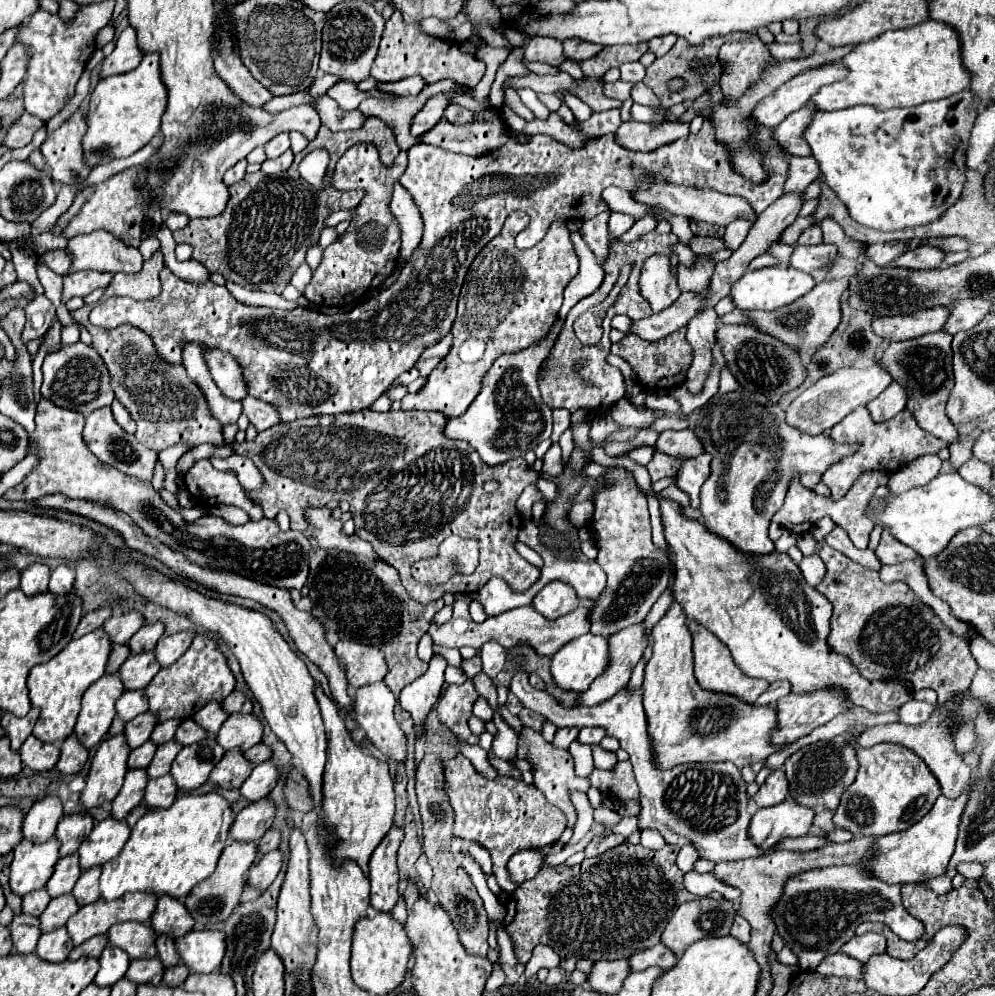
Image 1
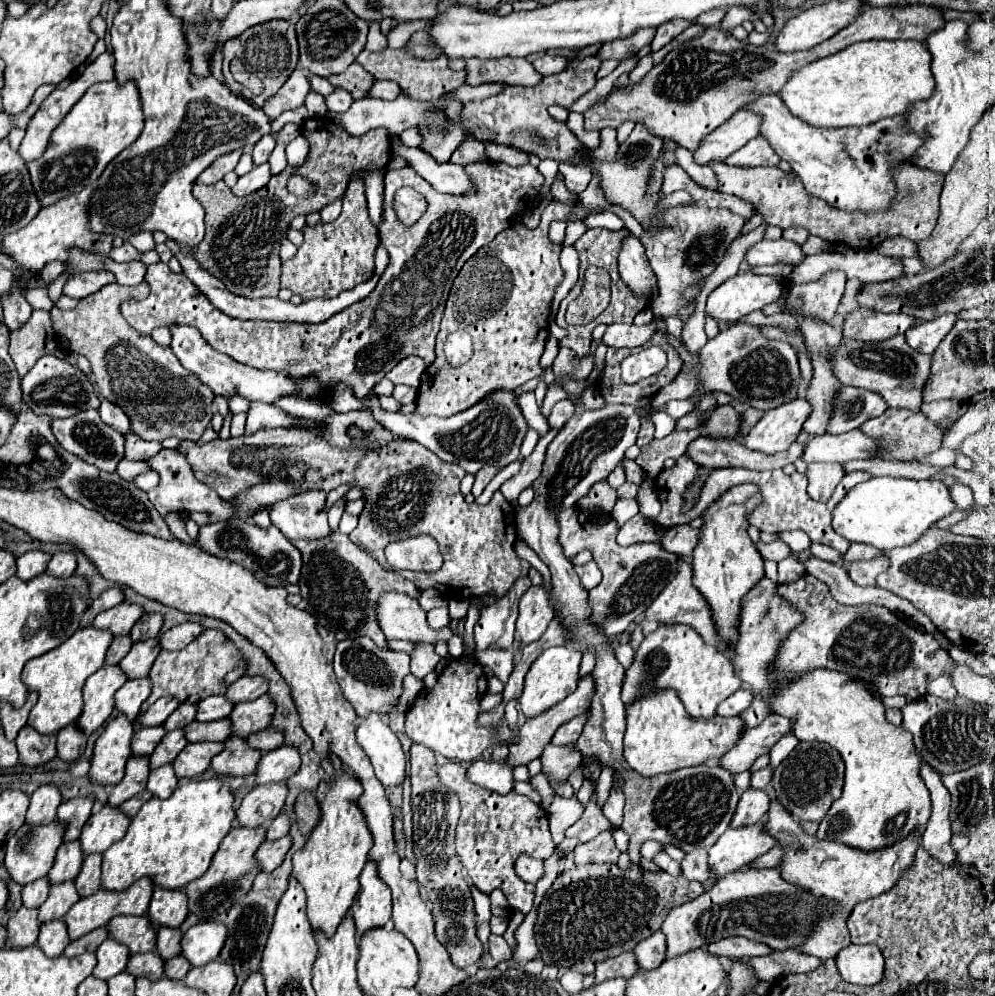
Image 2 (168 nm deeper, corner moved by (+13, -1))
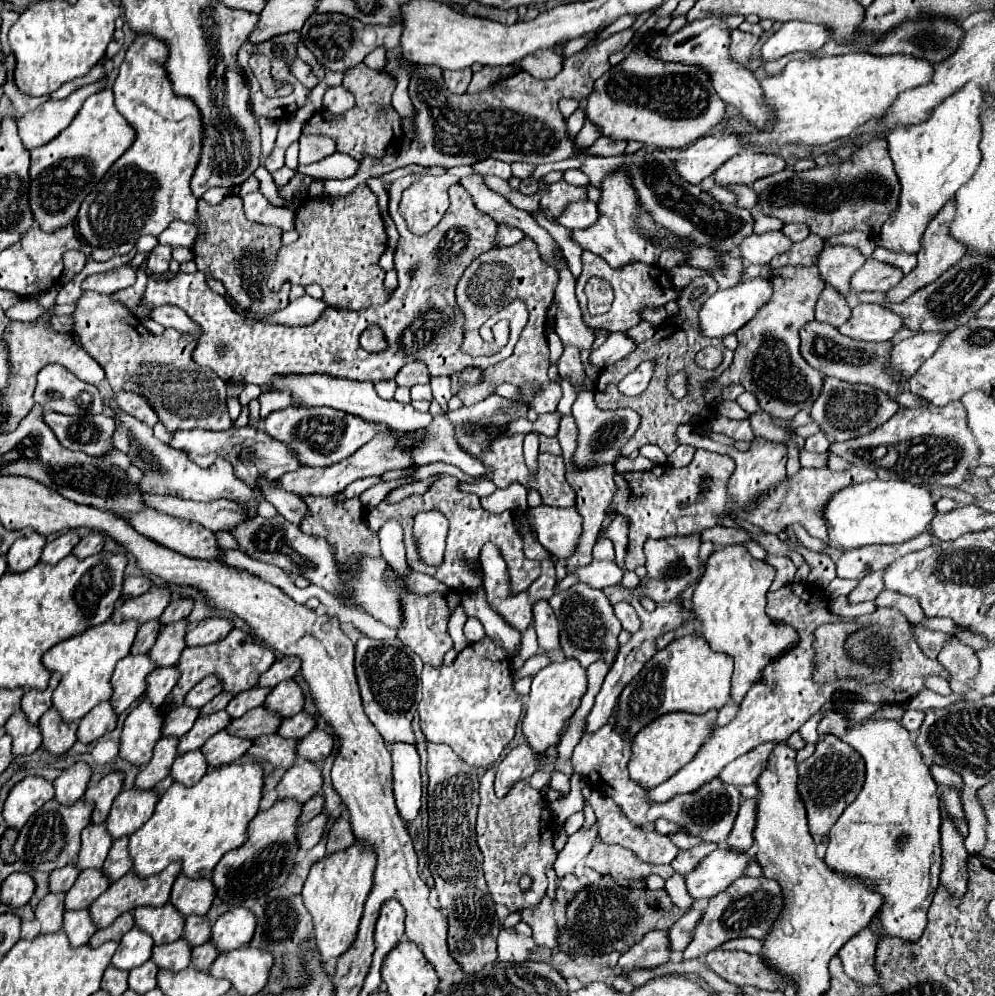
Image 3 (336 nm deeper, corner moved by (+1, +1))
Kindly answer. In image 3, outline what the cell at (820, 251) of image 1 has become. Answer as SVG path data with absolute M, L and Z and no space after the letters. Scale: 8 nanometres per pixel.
M771 231L763 235L749 235L741 241L741 257L753 265L769 265L777 255L793 247L791 239L781 231Z

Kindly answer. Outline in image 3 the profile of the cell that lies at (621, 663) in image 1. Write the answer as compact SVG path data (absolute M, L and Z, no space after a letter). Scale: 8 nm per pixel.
M527 741L519 743L515 749L509 751L509 755L495 767L497 777L495 777L495 793L507 795L507 791L511 789L513 783L529 779L531 773L545 769L547 765L555 763L557 759L557 745L553 745L551 749L543 751L543 753L535 753L535 749L531 749L531 745L527 745Z

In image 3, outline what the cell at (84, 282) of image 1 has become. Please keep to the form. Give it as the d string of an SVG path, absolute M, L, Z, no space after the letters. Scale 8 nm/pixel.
M123 265L113 271L107 271L107 273L89 275L81 287L83 287L83 291L115 293L115 291L121 291L121 289L133 285L133 283L135 283L135 269L129 265Z

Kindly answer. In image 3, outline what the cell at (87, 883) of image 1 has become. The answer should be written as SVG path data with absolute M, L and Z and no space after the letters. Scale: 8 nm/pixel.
M127 837L115 841L109 849L109 855L103 863L103 873L111 883L115 883L119 877L123 877L131 869L131 861L127 861Z

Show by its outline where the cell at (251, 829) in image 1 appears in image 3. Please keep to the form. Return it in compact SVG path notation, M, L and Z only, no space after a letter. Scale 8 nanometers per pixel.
M297 761L293 767L285 771L275 791L279 795L279 801L295 799L297 803L303 805L305 801L309 801L313 795L321 791L321 783L323 783L321 769L315 763Z

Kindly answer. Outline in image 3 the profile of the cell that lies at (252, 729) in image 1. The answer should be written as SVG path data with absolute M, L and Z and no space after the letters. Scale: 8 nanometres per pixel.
M283 681L277 685L263 703L265 709L277 713L279 717L291 717L303 709L303 695L295 681Z

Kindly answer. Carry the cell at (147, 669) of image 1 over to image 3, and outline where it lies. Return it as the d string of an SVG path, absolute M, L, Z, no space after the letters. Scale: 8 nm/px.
M177 621L161 629L153 649L149 651L149 657L157 667L175 665L175 661L179 659L179 653L185 649L185 641L183 641L185 629L187 629L185 621Z

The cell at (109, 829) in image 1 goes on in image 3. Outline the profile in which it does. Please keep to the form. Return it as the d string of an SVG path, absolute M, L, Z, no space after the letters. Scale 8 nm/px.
M139 789L121 791L119 797L115 797L109 817L105 821L109 835L115 841L133 835L153 815L157 799L159 797L153 791L139 791Z

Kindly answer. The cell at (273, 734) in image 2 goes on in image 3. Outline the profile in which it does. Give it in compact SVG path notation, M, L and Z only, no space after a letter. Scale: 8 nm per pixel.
M297 713L293 717L287 717L281 721L279 729L277 729L277 735L281 737L287 737L287 739L301 739L305 737L311 729L315 727L315 719L307 713Z

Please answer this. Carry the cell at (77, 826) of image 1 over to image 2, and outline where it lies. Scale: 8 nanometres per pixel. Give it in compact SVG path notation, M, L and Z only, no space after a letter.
M87 795L87 797L73 797L73 799L67 799L59 805L57 809L57 817L61 821L67 821L69 827L65 831L65 837L63 841L75 841L79 839L81 835L81 829L85 825L85 821L89 819L91 815L91 809L93 809L93 803L95 803L95 795Z

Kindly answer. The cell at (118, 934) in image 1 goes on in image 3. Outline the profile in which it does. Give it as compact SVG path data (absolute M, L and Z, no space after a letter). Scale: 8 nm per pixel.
M171 905L163 907L139 907L133 911L135 927L151 935L155 945L159 943L173 943L183 935L183 921L181 913L175 913Z

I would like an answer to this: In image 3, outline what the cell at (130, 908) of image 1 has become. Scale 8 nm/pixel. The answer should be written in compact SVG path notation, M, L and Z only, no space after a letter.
M169 865L167 869L163 869L163 873L157 873L155 877L147 877L147 881L139 881L139 877L133 877L133 873L129 871L119 881L111 883L111 887L97 901L91 903L91 907L89 907L91 921L97 925L97 929L101 929L101 927L111 925L119 915L133 911L137 907L145 907L145 905L161 907L161 905L165 905L167 897L171 893L171 885L177 879L177 875L179 875L179 865Z

